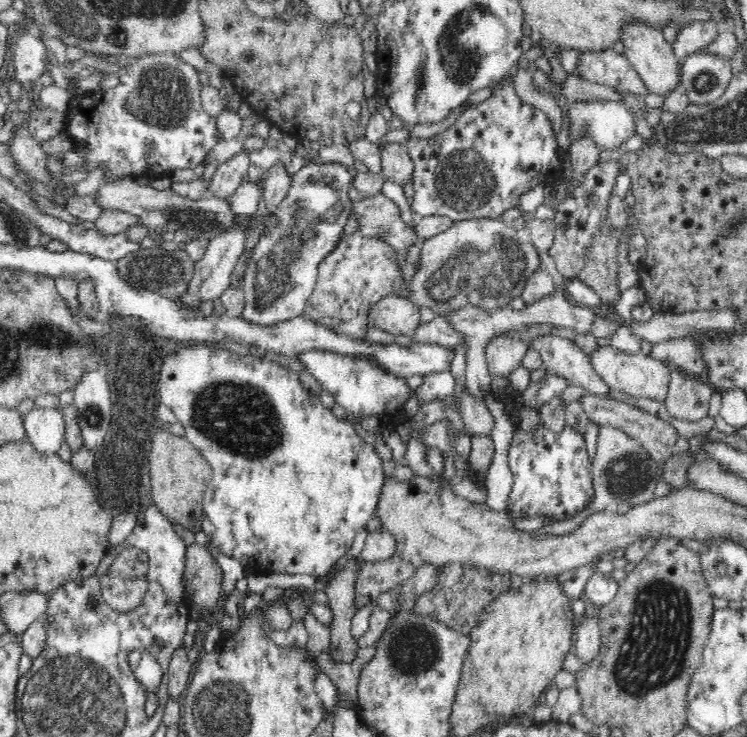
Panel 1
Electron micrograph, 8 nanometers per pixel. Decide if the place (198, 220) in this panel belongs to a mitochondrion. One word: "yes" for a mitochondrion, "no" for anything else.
yes

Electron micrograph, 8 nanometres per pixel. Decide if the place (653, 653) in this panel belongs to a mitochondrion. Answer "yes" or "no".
yes

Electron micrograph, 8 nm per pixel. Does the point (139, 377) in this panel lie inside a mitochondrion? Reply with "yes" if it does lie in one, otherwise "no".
yes

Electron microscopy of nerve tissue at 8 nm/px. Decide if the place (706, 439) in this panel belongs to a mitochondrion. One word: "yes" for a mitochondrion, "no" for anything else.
no

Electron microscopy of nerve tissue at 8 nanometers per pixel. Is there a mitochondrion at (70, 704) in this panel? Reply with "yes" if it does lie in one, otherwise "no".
yes

